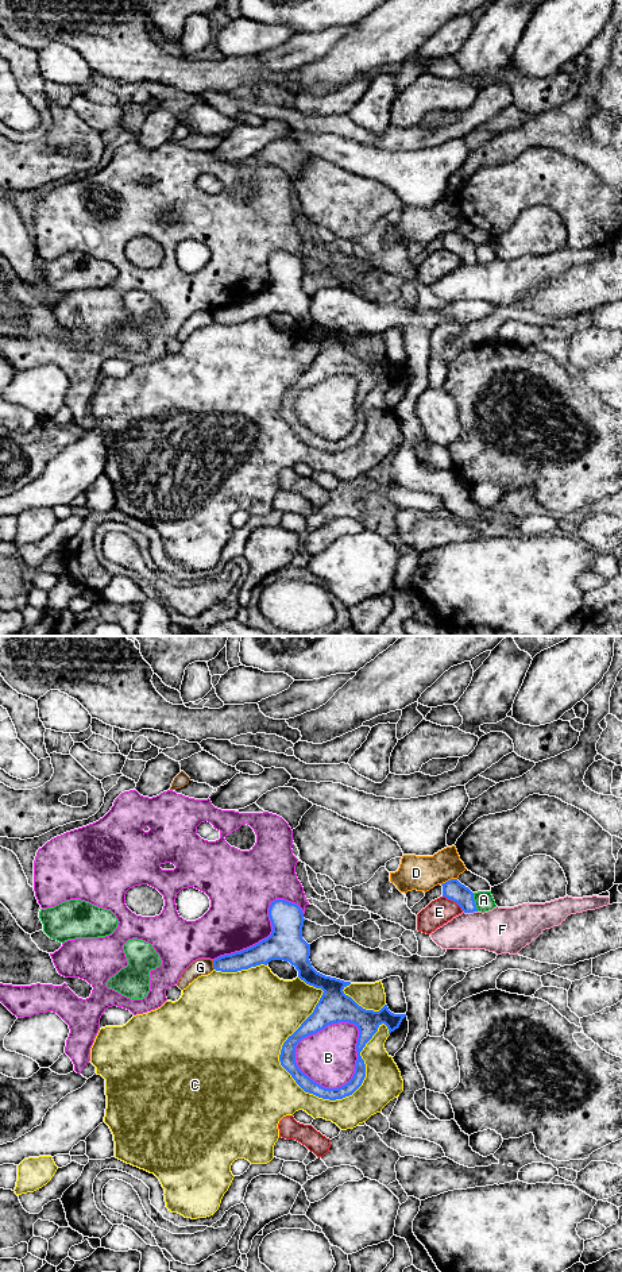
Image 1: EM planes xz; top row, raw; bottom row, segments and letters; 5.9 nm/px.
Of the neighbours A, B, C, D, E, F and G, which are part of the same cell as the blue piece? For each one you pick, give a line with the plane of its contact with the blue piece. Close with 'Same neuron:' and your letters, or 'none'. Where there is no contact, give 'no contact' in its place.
Same neuron: none

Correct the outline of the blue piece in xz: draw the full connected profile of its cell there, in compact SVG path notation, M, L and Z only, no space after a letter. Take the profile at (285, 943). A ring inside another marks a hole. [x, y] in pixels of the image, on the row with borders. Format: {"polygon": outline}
{"polygon": "M275 899L268 907L268 917L273 932L267 938L240 952L215 959L213 968L221 972L237 972L260 964L267 965L271 960L283 960L295 967L301 980L321 988L324 992L313 1013L283 1042L279 1061L305 1092L329 1101L349 1096L362 1086L366 1078L366 1064L360 1056L366 1044L382 1024L387 1026L389 1034L398 1029L406 1014L394 1014L389 1010L387 1005L379 1011L366 1010L344 994L343 990L351 982L325 976L312 967L309 960L310 944L302 938L305 918L298 905L285 899ZM339 1022L349 1022L359 1029L355 1074L347 1084L339 1088L325 1088L298 1068L295 1046L302 1038Z"}

